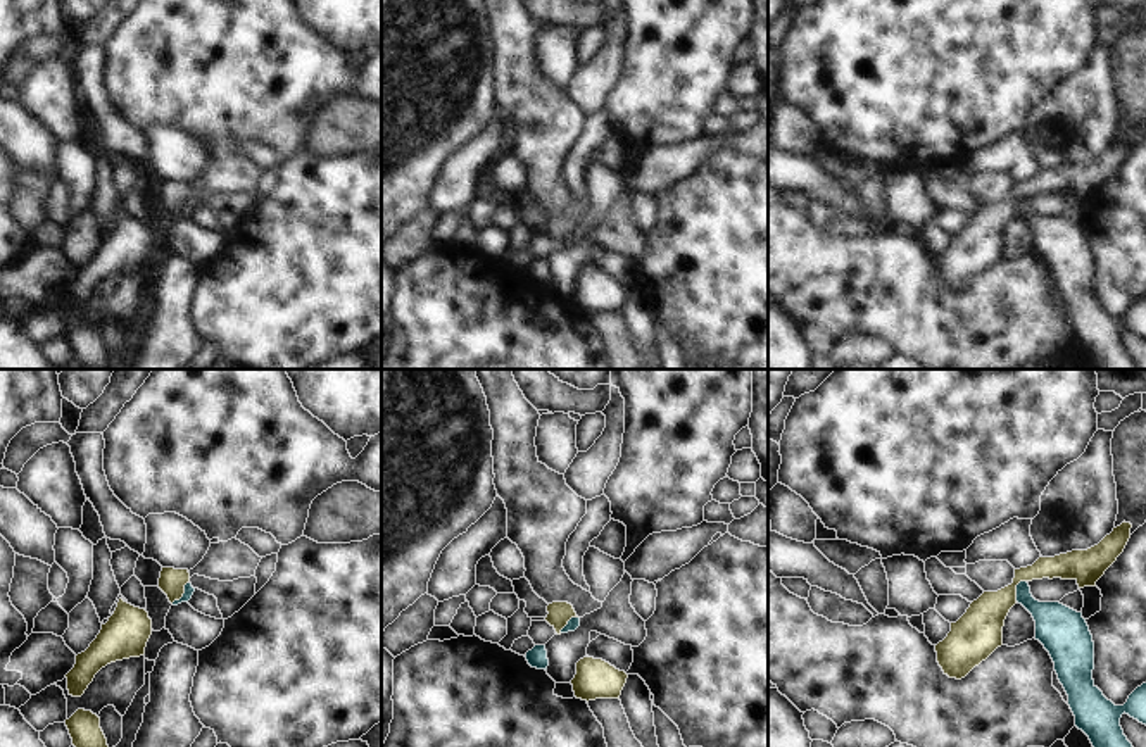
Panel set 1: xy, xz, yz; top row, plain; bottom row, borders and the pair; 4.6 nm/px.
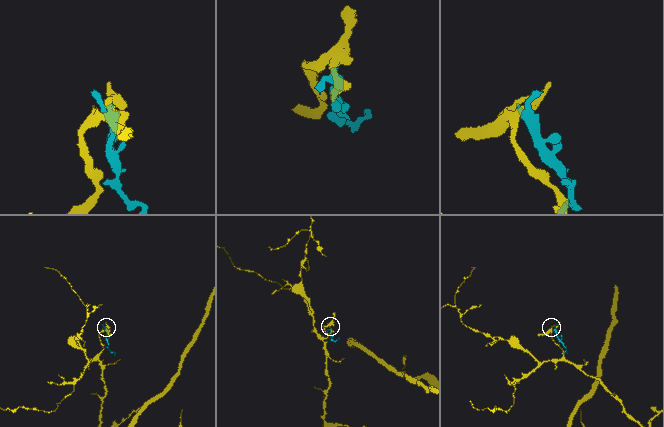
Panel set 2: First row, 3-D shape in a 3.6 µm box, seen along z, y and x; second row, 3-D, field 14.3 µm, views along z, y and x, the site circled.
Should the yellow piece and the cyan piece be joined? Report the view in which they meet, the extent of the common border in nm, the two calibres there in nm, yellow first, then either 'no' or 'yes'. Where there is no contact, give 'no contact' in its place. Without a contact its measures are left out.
yz | 120 nm | 200/190 nm | no

